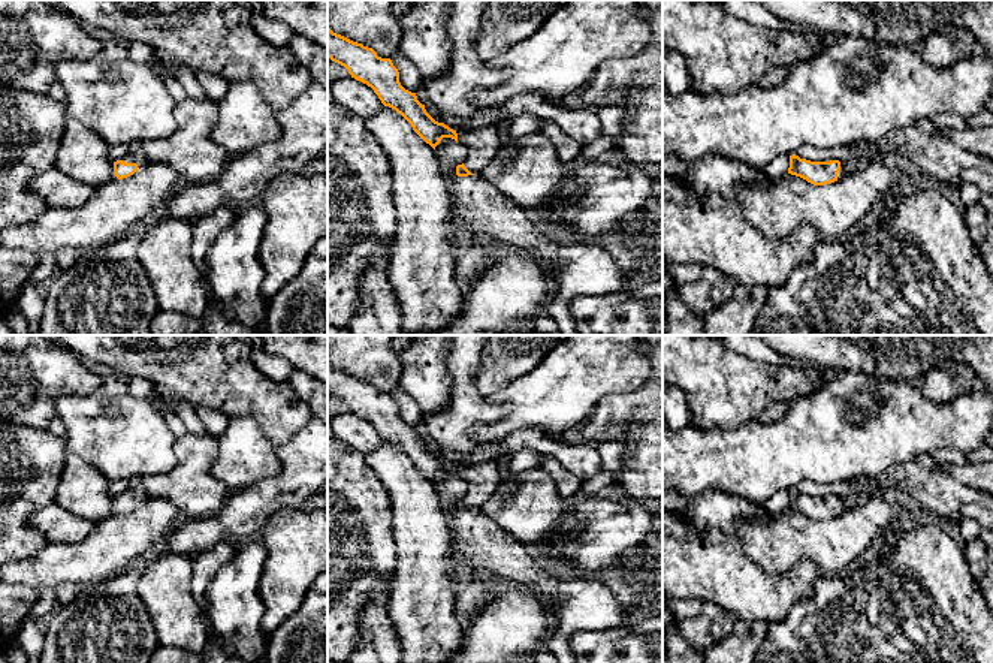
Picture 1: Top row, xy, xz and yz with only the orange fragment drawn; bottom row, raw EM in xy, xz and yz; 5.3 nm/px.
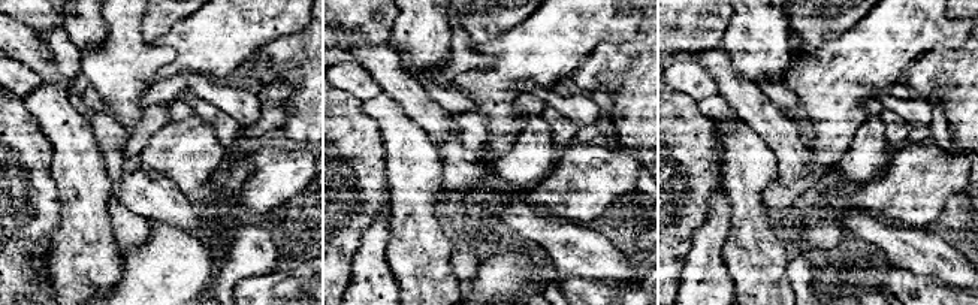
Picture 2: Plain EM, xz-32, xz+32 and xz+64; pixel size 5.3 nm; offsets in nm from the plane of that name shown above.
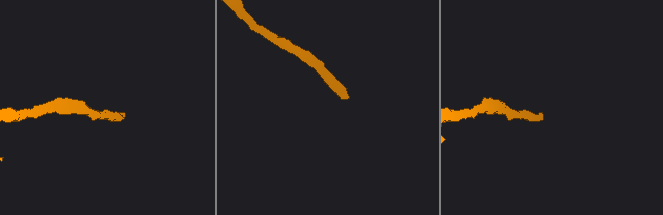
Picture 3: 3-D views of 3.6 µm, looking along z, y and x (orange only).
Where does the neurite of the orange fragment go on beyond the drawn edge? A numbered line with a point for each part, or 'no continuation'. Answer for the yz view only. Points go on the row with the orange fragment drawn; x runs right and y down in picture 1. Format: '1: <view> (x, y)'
1: yz (850, 166)

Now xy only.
1: xy (138, 157)

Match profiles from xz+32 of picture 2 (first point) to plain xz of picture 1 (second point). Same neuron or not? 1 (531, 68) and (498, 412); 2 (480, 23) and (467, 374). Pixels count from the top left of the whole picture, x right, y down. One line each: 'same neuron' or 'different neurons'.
1: different neurons
2: different neurons

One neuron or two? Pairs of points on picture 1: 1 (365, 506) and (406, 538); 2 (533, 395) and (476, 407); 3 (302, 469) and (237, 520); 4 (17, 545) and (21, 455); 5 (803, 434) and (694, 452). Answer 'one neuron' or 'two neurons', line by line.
1: two neurons
2: two neurons
3: one neuron
4: one neuron
5: one neuron

